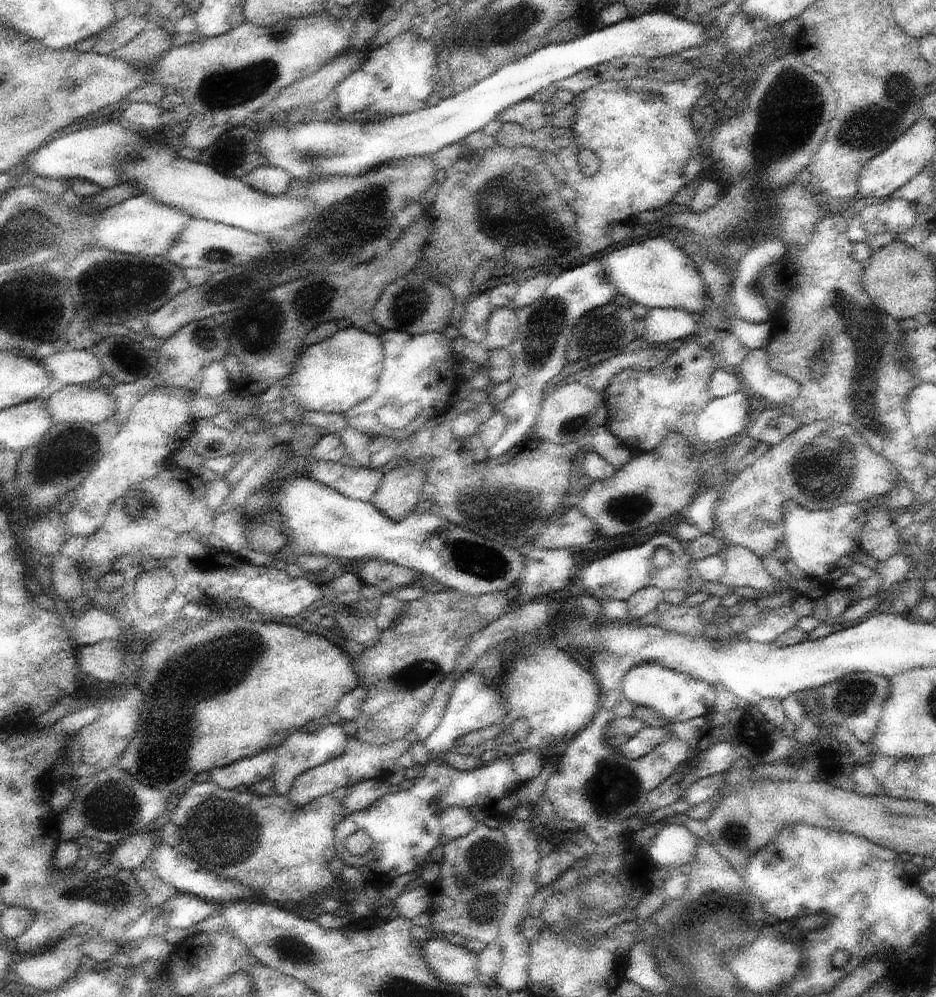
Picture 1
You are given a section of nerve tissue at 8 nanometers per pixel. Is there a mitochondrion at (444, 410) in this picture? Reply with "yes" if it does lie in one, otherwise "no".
no

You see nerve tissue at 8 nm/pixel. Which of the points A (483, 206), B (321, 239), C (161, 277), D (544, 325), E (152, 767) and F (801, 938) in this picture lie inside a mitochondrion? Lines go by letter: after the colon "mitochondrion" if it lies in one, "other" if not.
A: mitochondrion
B: other
C: mitochondrion
D: mitochondrion
E: mitochondrion
F: other

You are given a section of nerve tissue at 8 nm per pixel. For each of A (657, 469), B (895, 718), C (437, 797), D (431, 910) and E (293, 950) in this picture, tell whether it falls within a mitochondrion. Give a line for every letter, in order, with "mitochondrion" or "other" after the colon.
A: other
B: other
C: mitochondrion
D: other
E: mitochondrion

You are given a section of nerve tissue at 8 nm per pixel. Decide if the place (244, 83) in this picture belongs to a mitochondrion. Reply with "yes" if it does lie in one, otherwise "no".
yes

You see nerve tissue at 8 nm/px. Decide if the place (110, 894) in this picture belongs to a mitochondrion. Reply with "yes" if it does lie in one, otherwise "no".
yes

